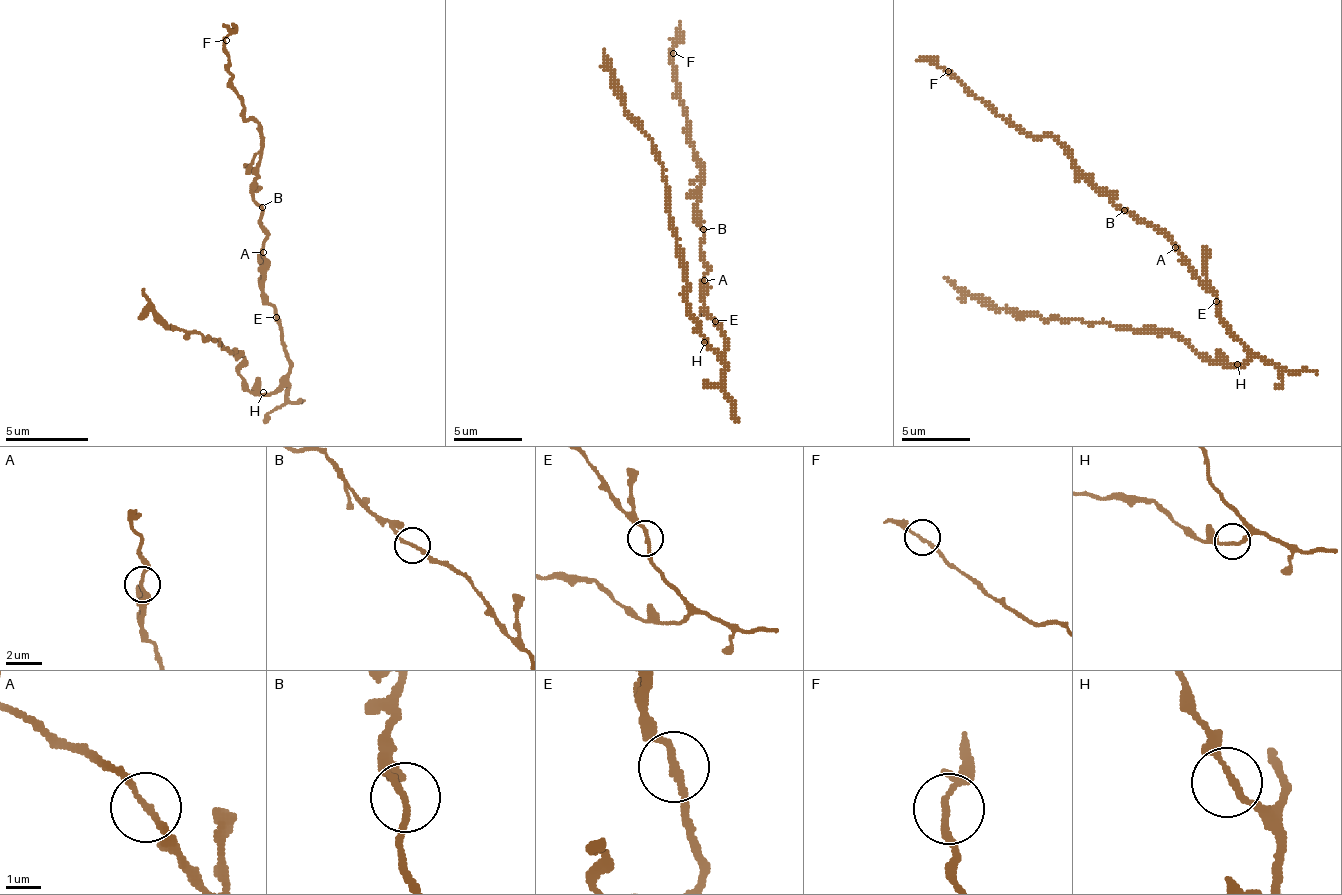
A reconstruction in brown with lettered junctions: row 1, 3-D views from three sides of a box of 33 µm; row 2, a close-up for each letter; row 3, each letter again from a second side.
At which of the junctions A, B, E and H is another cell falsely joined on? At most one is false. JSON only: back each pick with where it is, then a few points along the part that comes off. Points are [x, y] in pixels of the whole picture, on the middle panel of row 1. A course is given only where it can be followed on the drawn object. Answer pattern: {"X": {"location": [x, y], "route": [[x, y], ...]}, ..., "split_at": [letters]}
{"split_at": []}

